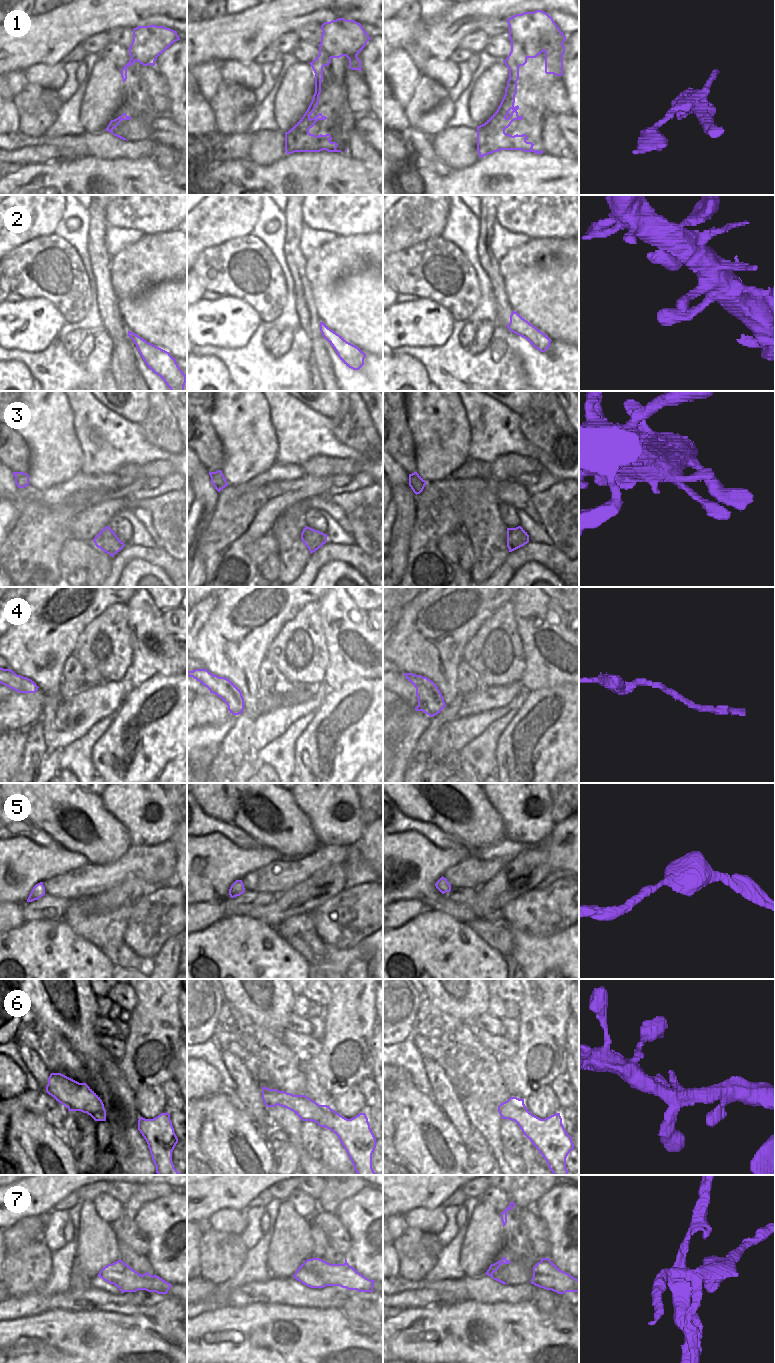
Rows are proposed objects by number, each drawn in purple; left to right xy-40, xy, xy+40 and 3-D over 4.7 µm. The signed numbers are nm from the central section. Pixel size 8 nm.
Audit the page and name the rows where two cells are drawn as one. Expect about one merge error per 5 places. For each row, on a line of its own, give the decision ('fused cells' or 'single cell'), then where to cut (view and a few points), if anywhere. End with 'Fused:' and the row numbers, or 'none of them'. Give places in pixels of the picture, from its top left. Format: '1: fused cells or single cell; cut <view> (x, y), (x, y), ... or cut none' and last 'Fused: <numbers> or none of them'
1: fused cells; cut xy+40 (510, 37), (526, 45), (527, 57)
2: single cell; cut none
3: single cell; cut none
4: fused cells; cut xy+40 (418, 698), (421, 700), (422, 710)
5: single cell; cut none
6: single cell; cut none
7: fused cells; cut xy (309, 1259), (305, 1261)
Fused: 1, 4, 7

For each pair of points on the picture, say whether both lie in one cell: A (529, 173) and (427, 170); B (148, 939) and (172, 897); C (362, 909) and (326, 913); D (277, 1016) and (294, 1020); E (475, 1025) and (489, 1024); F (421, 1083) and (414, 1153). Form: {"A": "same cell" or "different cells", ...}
{"A": "same cell", "B": "same cell", "C": "same cell", "D": "different cells", "E": "same cell", "F": "different cells"}

